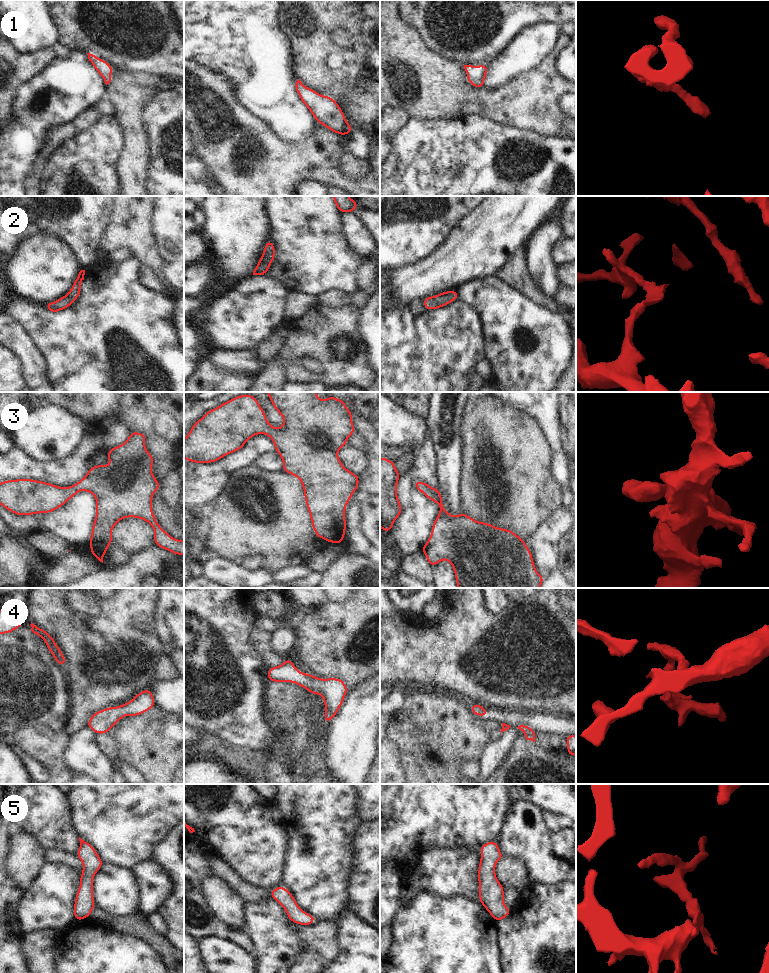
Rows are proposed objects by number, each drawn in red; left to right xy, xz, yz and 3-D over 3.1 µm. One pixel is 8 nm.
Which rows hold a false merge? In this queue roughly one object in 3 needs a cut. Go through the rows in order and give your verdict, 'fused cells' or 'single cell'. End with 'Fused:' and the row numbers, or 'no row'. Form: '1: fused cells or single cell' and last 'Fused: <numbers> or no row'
1: single cell
2: single cell
3: single cell
4: single cell
5: single cell
Fused: no row

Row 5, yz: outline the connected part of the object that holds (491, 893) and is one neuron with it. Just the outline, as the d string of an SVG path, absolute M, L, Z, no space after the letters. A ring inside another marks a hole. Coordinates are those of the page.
M489 841L480 847L481 857L478 867L479 902L496 922L506 918L510 908L504 905L504 887L499 883L495 867L504 855L500 852L498 843Z

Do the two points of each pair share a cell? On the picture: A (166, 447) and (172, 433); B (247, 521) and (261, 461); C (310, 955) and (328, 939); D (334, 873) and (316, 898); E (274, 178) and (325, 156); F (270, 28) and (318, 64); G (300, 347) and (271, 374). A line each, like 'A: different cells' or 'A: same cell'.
A: different cells
B: different cells
C: different cells
D: same cell
E: same cell
F: different cells
G: different cells

